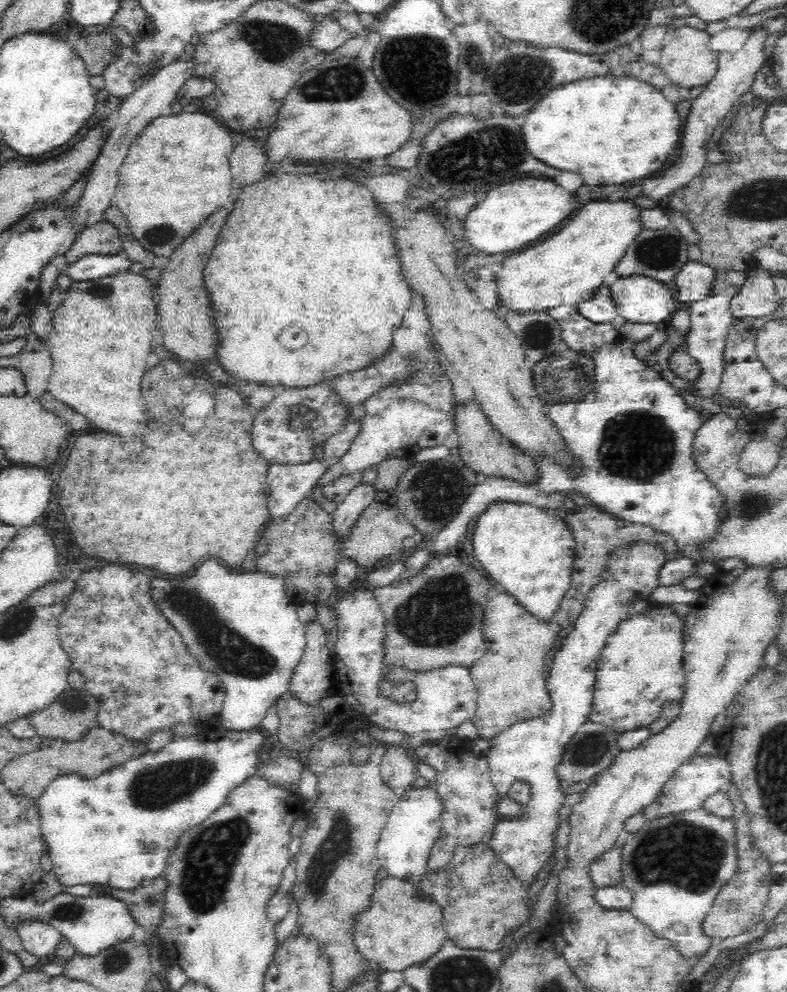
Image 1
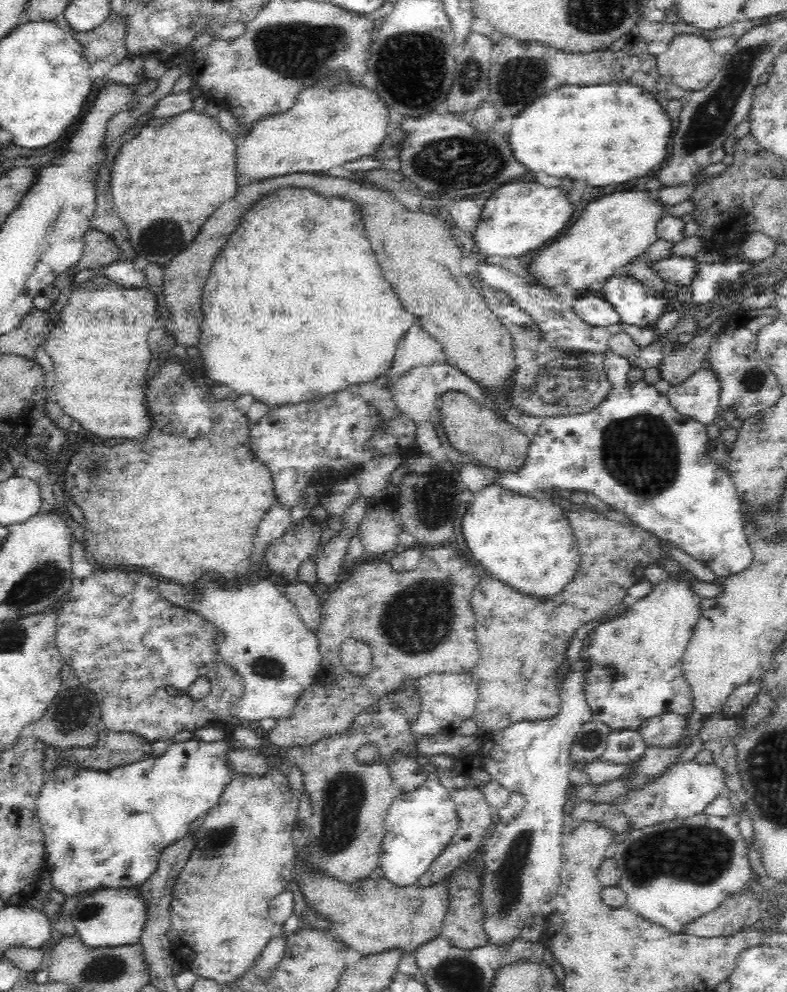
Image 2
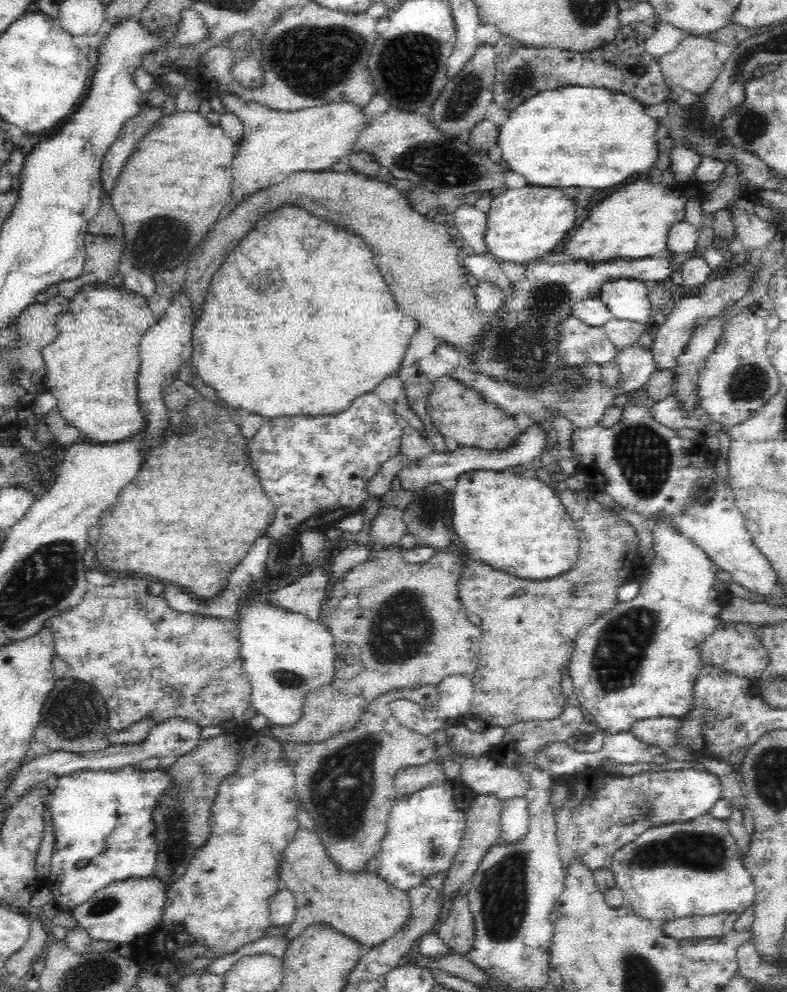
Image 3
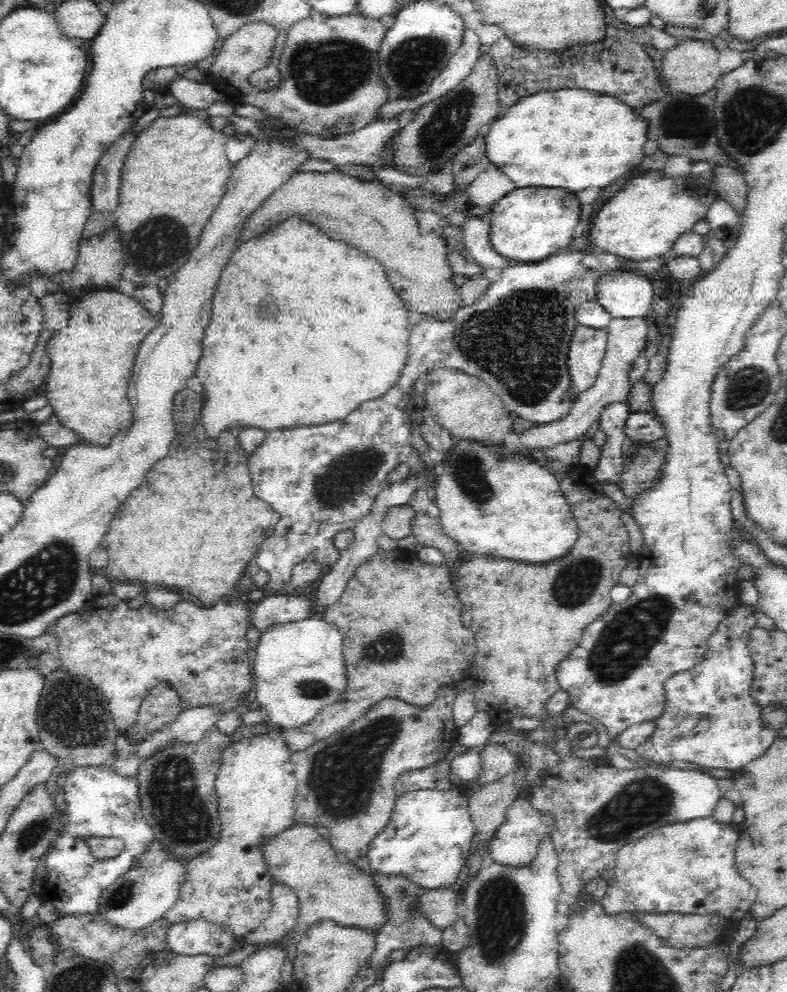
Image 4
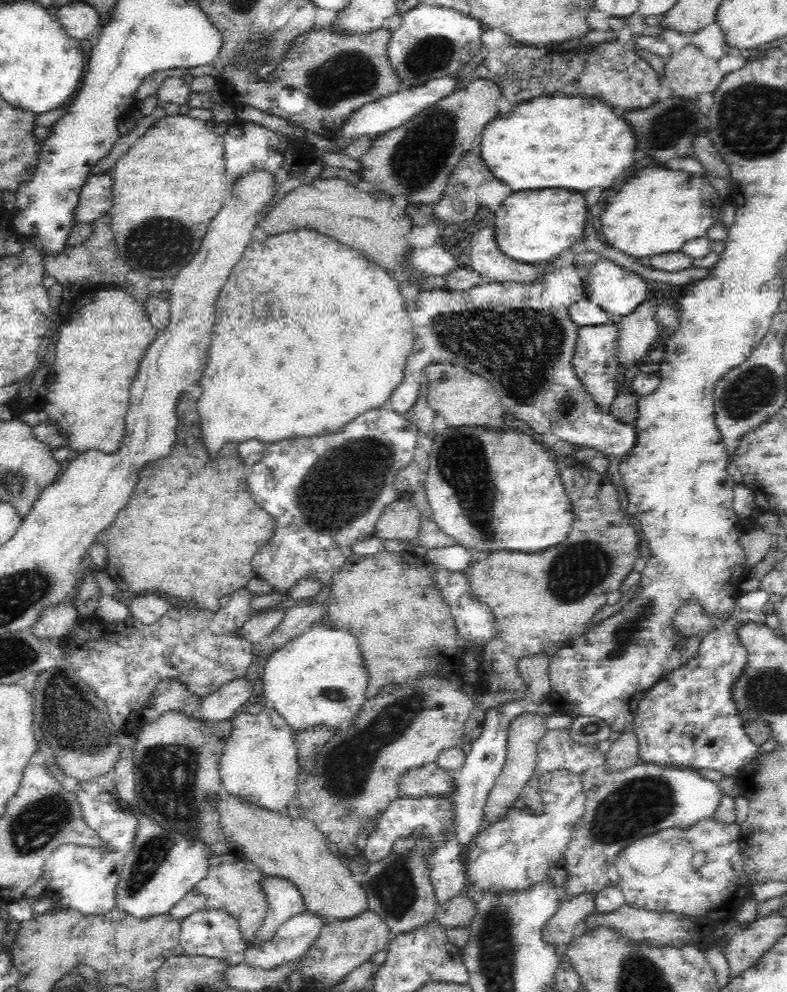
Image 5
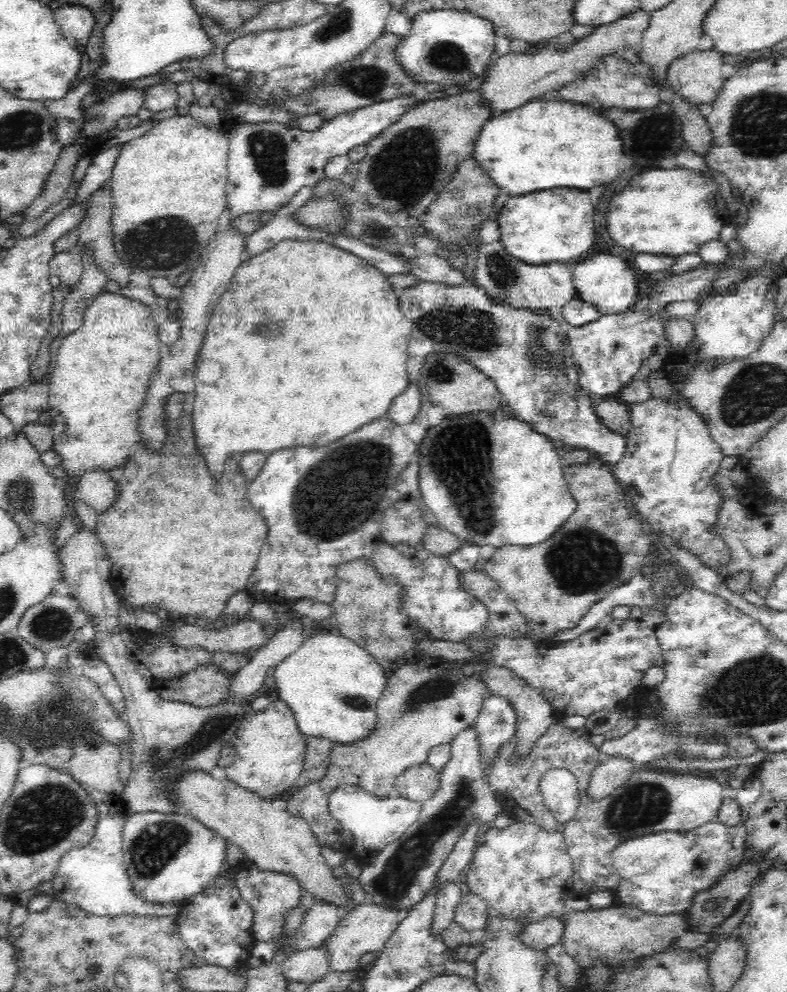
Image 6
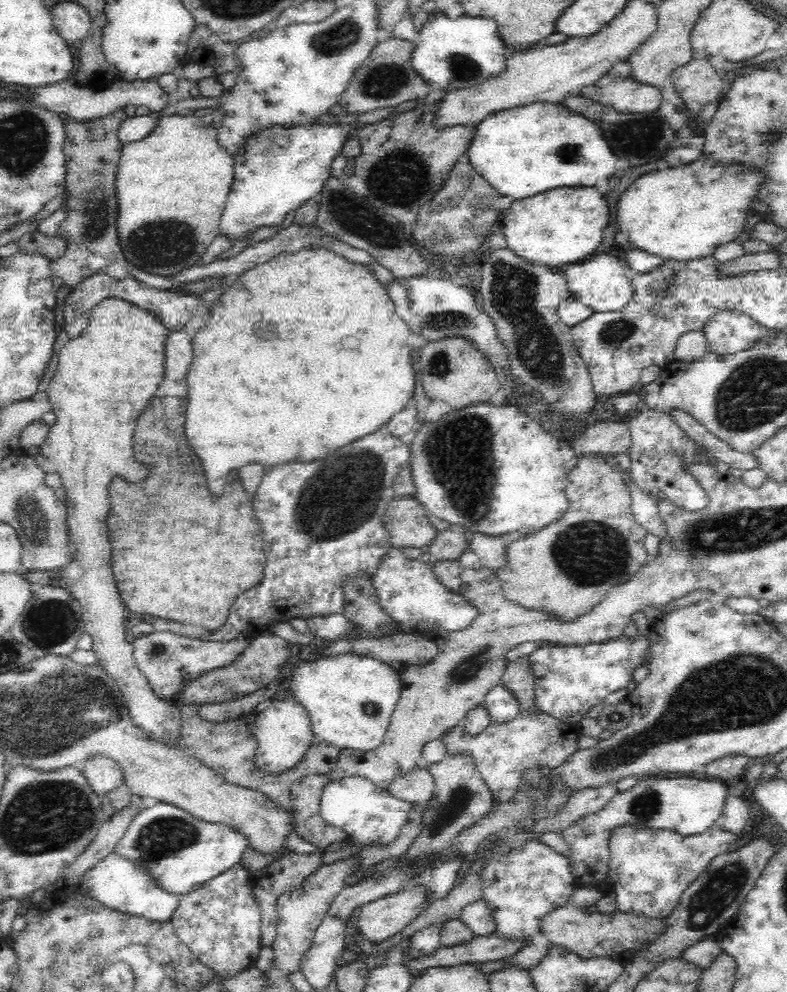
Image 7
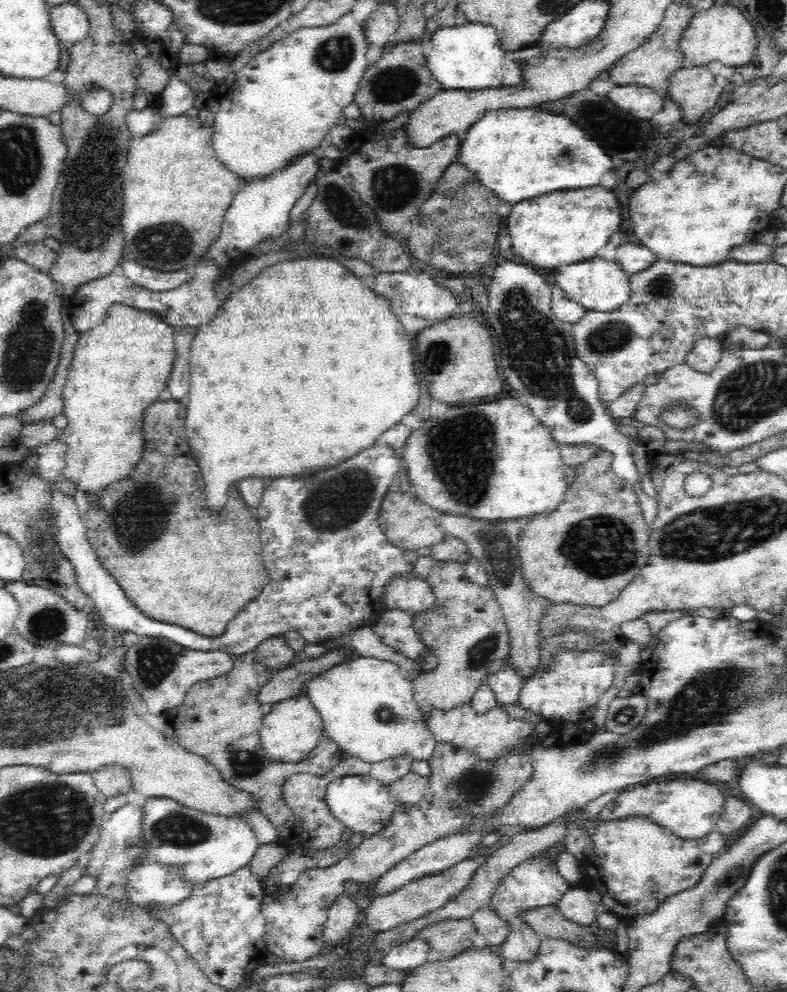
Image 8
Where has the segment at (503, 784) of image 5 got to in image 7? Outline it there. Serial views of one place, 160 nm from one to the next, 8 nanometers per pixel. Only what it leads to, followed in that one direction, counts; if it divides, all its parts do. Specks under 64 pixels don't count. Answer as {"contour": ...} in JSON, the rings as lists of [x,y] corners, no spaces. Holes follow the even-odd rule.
{"contour":[[[522,656],[516,661],[506,664],[504,674],[501,676],[502,685],[518,701],[521,710],[531,714],[543,714],[542,709],[536,705],[535,678],[532,669]]]}

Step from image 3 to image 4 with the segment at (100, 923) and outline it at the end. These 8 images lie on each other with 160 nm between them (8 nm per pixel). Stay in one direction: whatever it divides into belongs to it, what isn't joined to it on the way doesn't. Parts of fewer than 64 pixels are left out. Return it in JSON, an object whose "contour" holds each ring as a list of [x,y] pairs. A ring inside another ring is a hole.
{"contour":[[[157,840],[148,846],[148,850],[137,866],[126,875],[118,878],[106,890],[102,890],[96,912],[104,925],[128,931],[140,931],[162,919],[169,908],[176,903],[180,894],[180,884],[184,882],[186,865],[172,860]]]}

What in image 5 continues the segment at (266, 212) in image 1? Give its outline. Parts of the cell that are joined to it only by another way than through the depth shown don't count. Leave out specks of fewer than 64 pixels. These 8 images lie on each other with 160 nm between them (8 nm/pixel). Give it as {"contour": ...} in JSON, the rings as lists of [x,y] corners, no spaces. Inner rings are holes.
{"contour":[[[300,227],[272,235],[263,241],[248,243],[216,299],[208,362],[198,382],[202,395],[197,399],[197,414],[208,453],[214,456],[226,442],[246,442],[252,438],[268,444],[284,438],[321,436],[338,430],[365,411],[382,407],[402,382],[407,358],[413,349],[414,333],[408,314],[409,306],[399,284],[390,278],[386,269],[368,260],[358,249],[348,248],[316,230]]]}

